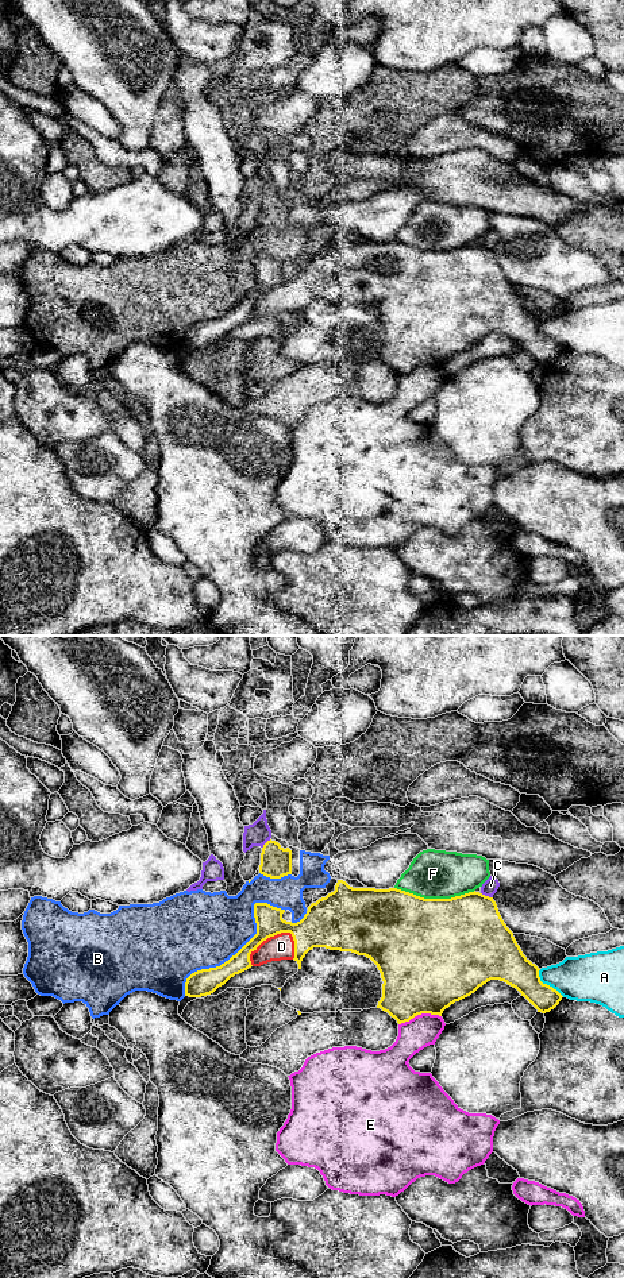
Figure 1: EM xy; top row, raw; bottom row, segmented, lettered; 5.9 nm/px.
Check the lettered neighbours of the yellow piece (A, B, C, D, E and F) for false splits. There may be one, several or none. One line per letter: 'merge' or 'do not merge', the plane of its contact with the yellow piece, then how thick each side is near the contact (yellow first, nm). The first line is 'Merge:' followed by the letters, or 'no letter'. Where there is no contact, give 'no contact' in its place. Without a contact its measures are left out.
Merge: D
A: do not merge | xy | 200/280 nm
B: do not merge | xy | 160/440 nm
C: do not merge | xy | 460/90 nm
D: merge | xy | 180/160 nm
E: do not merge | xy | 500/190 nm
F: do not merge | xy | 500/280 nm

